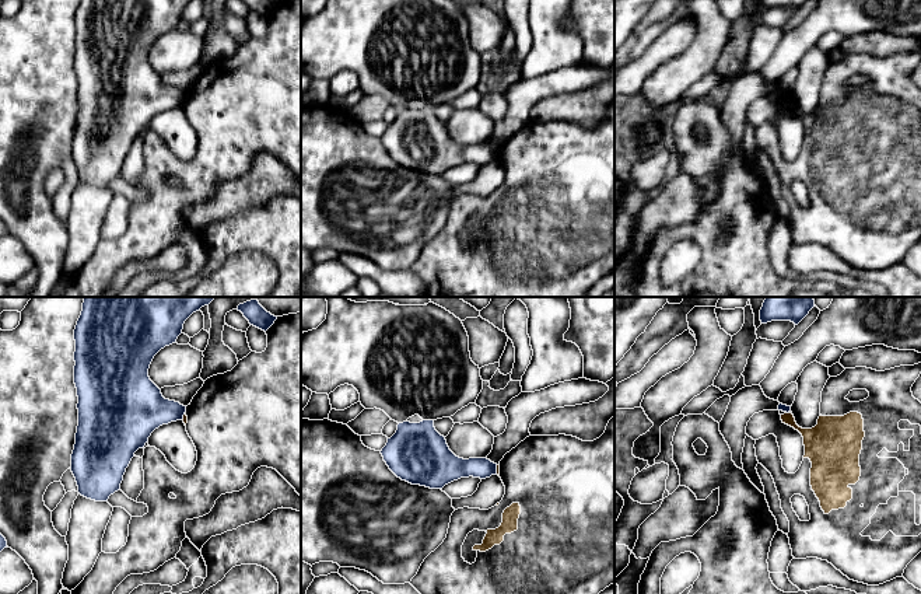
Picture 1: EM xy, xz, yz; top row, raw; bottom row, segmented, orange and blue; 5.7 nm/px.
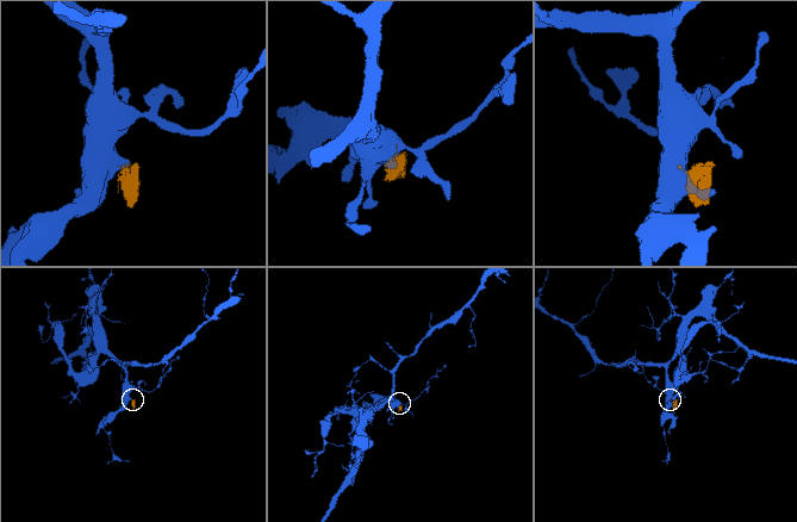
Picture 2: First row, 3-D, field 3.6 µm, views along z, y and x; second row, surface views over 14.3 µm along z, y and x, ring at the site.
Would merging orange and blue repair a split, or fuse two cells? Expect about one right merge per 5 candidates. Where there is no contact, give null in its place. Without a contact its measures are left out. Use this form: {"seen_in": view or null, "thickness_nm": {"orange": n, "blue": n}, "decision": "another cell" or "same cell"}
{"seen_in": "xz", "thickness_nm": {"orange": 20, "blue": 140}, "decision": "another cell"}

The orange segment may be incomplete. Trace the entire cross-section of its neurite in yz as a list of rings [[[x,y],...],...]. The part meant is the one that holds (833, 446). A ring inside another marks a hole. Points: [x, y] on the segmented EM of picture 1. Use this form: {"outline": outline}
{"outline": [[[921,363],[914,366],[900,366],[885,371],[876,371],[866,367],[845,368],[840,375],[830,377],[822,391],[820,402],[820,416],[817,424],[812,429],[802,429],[796,424],[792,412],[780,410],[782,423],[798,430],[803,437],[805,455],[799,469],[795,474],[788,474],[782,468],[782,460],[780,457],[780,447],[777,437],[768,434],[756,440],[756,457],[759,464],[761,464],[773,476],[777,492],[781,500],[781,509],[789,521],[789,545],[792,549],[792,556],[795,559],[817,558],[827,560],[837,570],[840,570],[850,580],[864,583],[868,586],[879,586],[890,581],[896,577],[901,577],[907,565],[921,552],[921,402],[913,396],[911,387],[921,374]],[[852,389],[866,389],[869,396],[859,402],[850,402],[845,396]],[[794,495],[801,495],[805,497],[809,506],[809,521],[801,521],[792,509],[791,497]]]}

